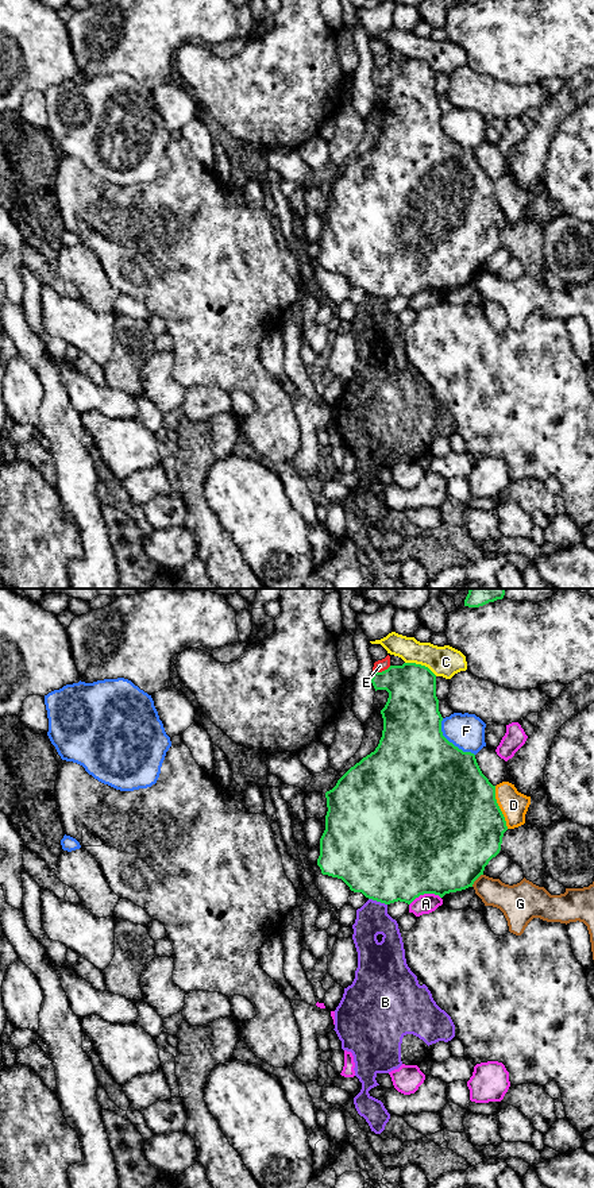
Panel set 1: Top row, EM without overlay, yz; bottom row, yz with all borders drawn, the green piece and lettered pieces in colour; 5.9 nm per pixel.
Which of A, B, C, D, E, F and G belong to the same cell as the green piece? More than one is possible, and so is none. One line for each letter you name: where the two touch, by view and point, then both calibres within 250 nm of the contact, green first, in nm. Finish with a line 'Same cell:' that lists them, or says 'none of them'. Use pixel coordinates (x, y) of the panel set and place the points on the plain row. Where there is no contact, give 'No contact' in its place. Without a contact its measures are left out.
Same cell: none of them

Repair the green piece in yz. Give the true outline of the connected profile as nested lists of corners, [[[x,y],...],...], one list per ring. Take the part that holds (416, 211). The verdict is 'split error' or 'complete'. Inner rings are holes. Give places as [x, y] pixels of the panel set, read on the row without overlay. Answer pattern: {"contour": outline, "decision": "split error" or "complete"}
{"contour": [[[416,58],[390,61],[382,68],[373,68],[371,78],[375,86],[389,88],[381,105],[382,132],[374,147],[325,188],[328,207],[317,261],[323,270],[342,274],[351,286],[385,300],[398,296],[410,300],[424,289],[443,293],[472,282],[489,256],[500,248],[508,225],[495,194],[495,181],[482,169],[474,148],[463,147],[443,131],[436,70],[428,62]]], "decision": "complete"}

